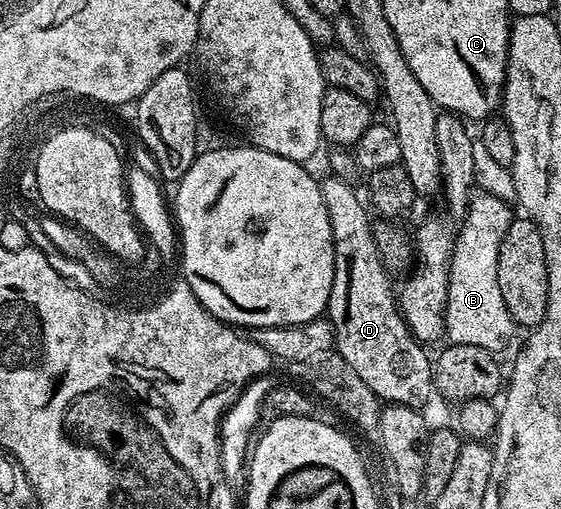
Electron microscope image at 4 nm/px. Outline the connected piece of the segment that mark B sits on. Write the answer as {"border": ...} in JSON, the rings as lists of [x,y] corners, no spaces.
{"border":[[[475,192],[469,198],[464,220],[461,221],[451,267],[448,269],[447,314],[445,334],[451,344],[478,346],[499,353],[511,341],[516,324],[505,305],[498,284],[498,251],[502,239],[514,219],[514,212],[506,201],[485,192]]]}

